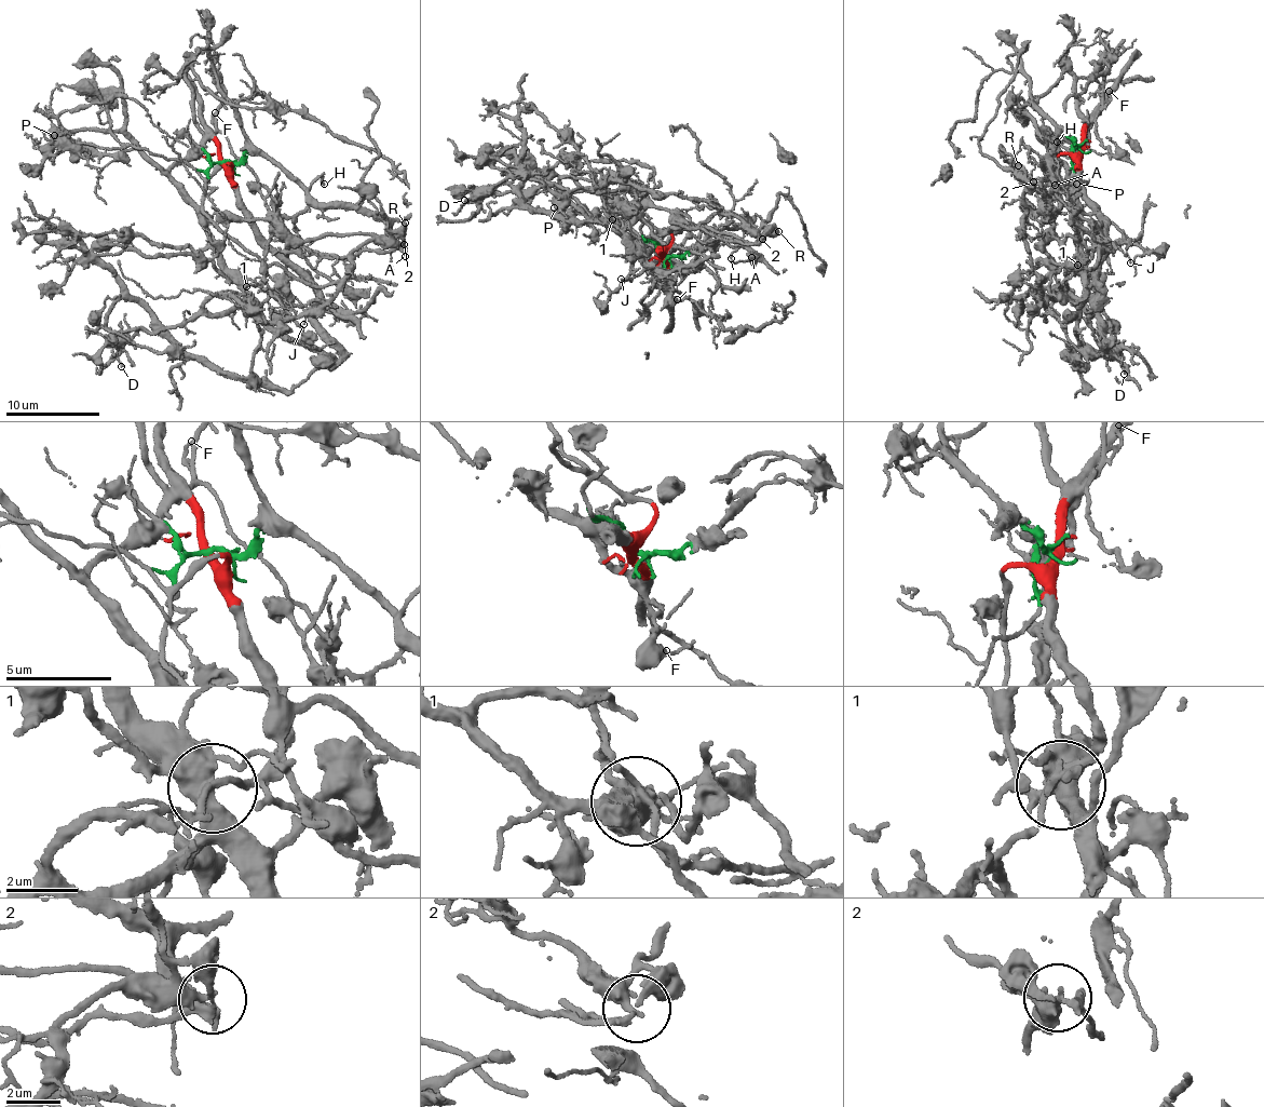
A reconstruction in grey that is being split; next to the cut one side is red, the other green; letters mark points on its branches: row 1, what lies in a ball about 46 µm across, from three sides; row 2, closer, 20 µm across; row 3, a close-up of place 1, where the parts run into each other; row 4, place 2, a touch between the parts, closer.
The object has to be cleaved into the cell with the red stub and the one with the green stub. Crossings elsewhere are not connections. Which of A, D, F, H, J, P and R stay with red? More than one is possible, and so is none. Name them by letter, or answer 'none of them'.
D, F, J, P

